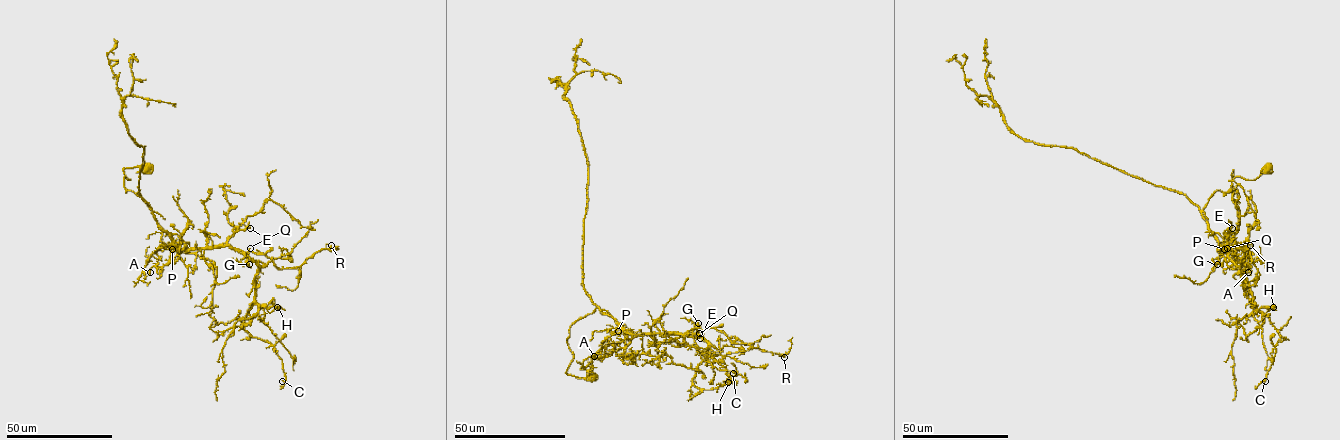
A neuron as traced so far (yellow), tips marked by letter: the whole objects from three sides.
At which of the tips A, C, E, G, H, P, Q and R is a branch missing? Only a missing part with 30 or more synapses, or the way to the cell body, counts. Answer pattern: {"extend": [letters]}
{"extend": []}

